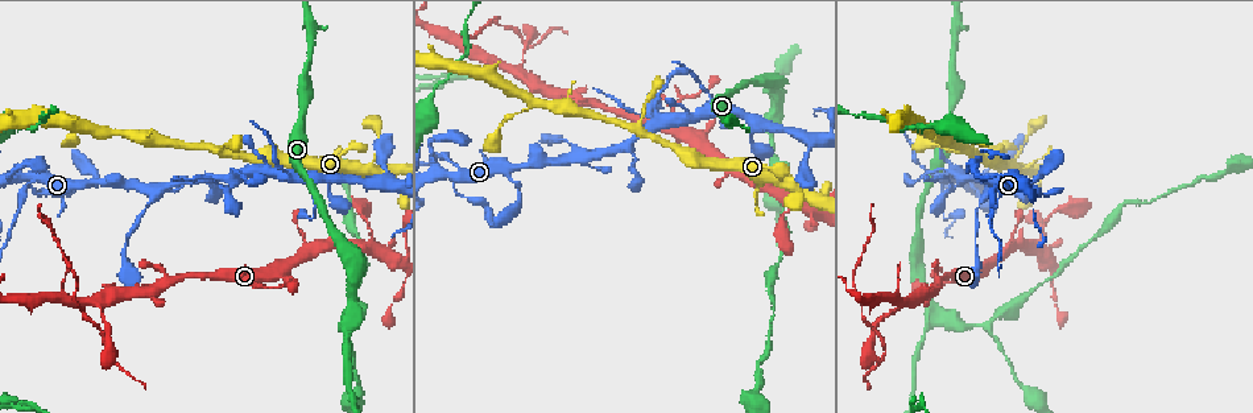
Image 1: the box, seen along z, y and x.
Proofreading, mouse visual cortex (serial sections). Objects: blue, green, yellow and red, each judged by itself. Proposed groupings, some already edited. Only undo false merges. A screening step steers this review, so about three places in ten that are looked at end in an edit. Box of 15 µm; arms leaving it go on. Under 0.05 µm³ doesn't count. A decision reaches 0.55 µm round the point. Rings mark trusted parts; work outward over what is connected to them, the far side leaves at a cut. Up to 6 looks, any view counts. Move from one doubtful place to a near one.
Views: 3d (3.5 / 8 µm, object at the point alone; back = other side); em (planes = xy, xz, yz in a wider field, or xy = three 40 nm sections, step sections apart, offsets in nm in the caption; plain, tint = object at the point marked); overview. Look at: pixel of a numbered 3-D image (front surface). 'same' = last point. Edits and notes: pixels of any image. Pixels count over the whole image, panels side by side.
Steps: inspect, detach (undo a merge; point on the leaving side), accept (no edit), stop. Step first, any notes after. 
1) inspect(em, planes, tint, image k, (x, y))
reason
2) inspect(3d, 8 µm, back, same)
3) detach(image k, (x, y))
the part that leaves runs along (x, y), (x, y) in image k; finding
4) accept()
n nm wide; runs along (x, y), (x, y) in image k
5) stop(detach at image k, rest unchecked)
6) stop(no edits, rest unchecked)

inspect(3d, 3.5 µm, image 1, (109, 330))
calibre changes

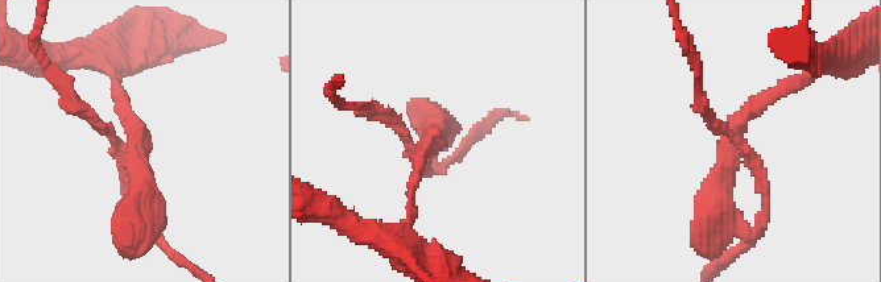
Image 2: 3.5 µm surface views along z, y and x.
inspect(em, xy, step 1, tint, image 2, (133, 134))

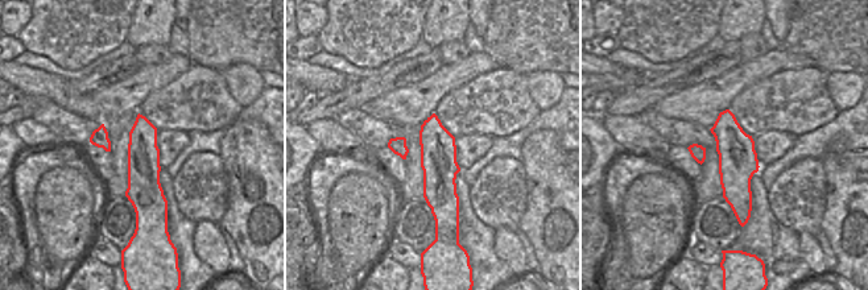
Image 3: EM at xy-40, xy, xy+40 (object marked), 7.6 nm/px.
detach(image 2, (474, 135))
the part that leaves runs along (413, 146), (389, 119), (336, 99) in image 2; a second cell is stuck on

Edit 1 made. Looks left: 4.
inspect(3d, 8 µm, image 1, (155, 190))
arms part here

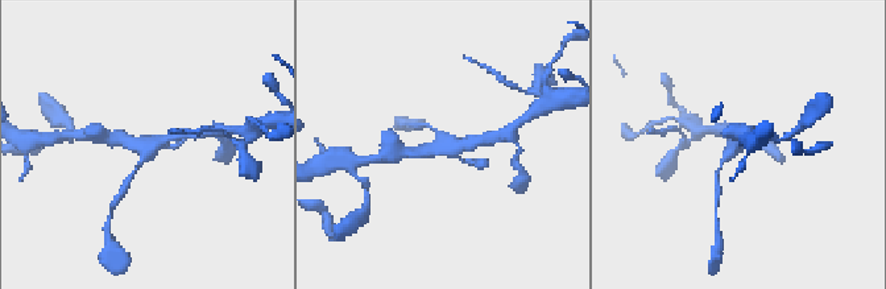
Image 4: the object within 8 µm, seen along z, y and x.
inspect(em, planes, tint, image 4, (146, 144))

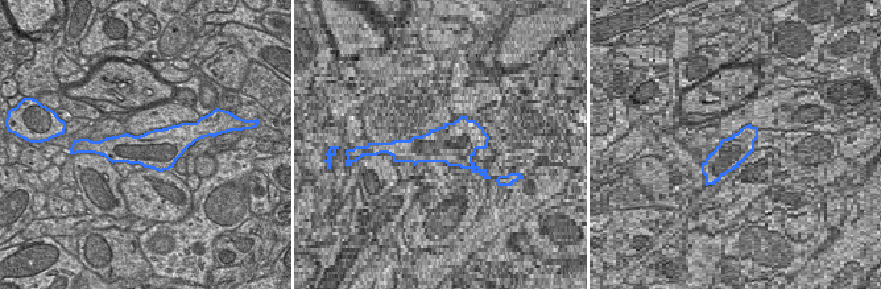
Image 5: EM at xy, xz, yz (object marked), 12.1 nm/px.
accept()
runs along (405, 155), (476, 143) in image 4; one cell here

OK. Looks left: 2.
inspect(3d, 3.5 µm, back, image 1, (709, 109))
three-way junction

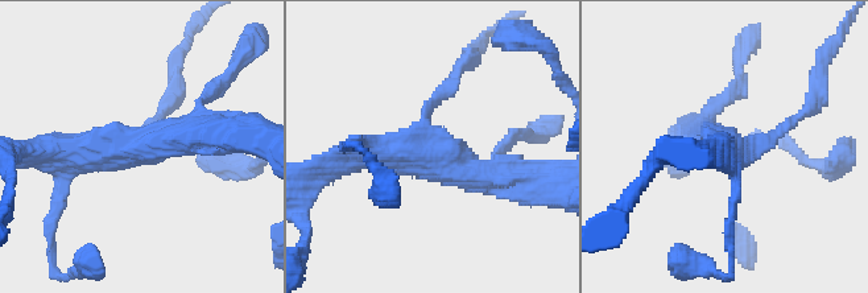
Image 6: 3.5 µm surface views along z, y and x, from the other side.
inspect(em, xy, step 2, tint, image 6, (430, 156))

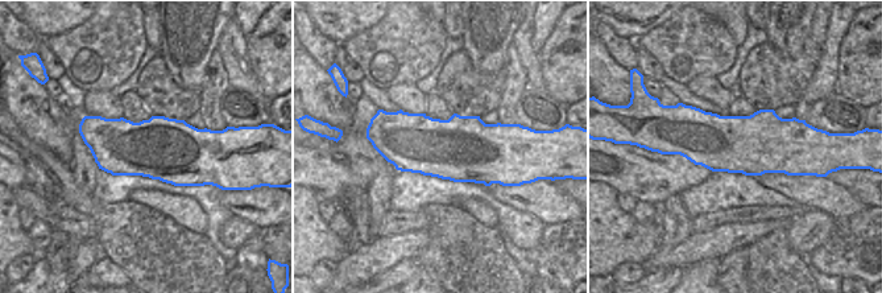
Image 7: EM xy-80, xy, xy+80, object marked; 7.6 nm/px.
detach(image 6, (457, 69))
500 nm wide; the part that leaves runs along (435, 99), (484, 42) in image 6; two cells meet here

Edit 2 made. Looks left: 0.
stop(detach at image 2, detach at image 6, rest unchecked)

